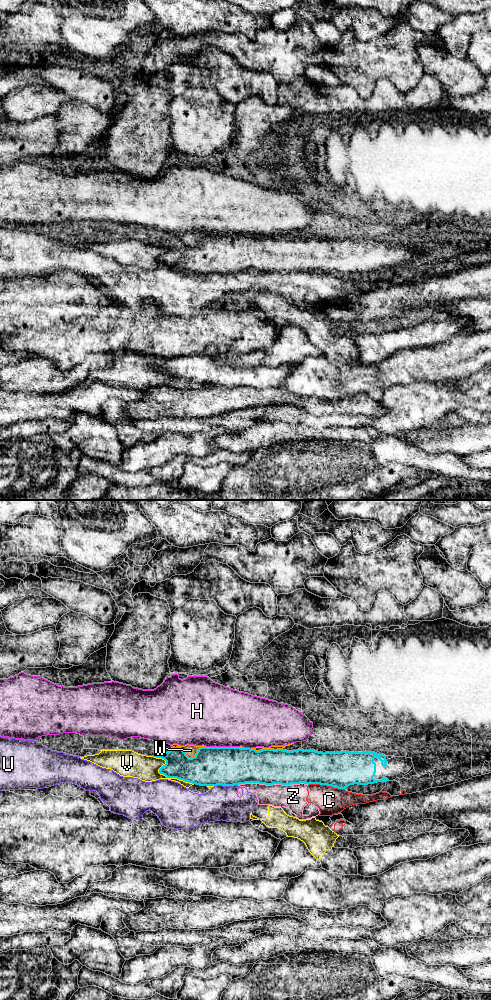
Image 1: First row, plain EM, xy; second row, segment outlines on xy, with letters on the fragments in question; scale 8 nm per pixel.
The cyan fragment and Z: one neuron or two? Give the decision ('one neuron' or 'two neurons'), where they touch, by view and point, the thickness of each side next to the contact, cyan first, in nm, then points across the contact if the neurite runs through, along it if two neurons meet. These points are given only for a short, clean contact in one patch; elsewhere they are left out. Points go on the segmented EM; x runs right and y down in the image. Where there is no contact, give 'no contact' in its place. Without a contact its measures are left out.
two neurons | xy (273, 783) | 280/200 nm

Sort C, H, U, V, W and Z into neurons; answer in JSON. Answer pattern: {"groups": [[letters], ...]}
{"groups": [["C", "U", "Z"], ["H", "W"], ["V"]]}

